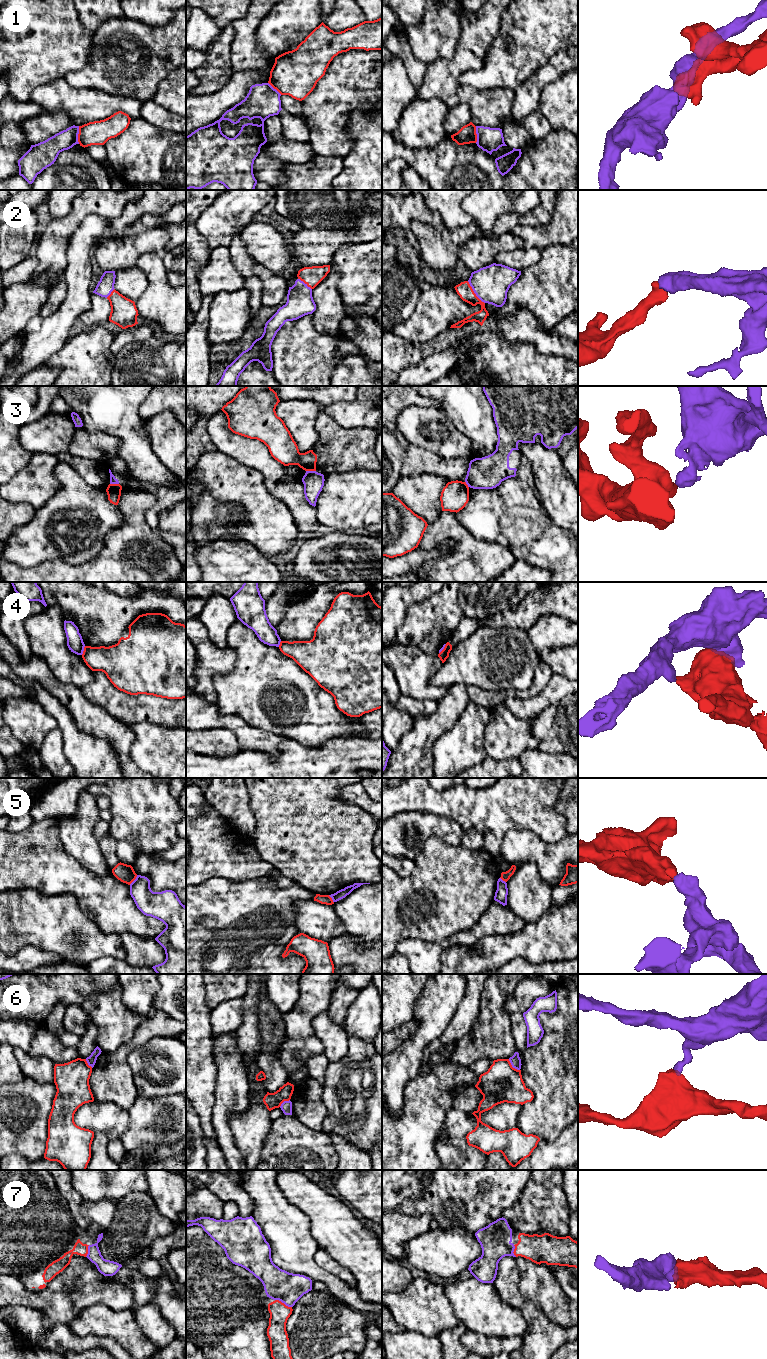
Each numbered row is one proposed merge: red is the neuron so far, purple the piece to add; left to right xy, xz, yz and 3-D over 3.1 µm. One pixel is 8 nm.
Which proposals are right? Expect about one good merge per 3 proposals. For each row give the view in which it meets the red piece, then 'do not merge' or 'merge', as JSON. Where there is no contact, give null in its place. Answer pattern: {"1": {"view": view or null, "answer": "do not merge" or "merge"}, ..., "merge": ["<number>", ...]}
{"1": {"view": "xy", "answer": "do not merge"}, "2": {"view": "yz", "answer": "merge"}, "3": {"view": "xz", "answer": "do not merge"}, "4": {"view": "xy", "answer": "do not merge"}, "5": {"view": "xy", "answer": "do not merge"}, "6": {"view": "yz", "answer": "do not merge"}, "7": {"view": "xz", "answer": "merge"}, "merge": ["2", "7"]}

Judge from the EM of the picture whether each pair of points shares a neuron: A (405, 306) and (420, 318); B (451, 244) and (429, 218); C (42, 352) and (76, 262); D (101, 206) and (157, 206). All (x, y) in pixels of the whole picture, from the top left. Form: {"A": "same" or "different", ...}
{"A": "different", "B": "different", "C": "same", "D": "different"}

